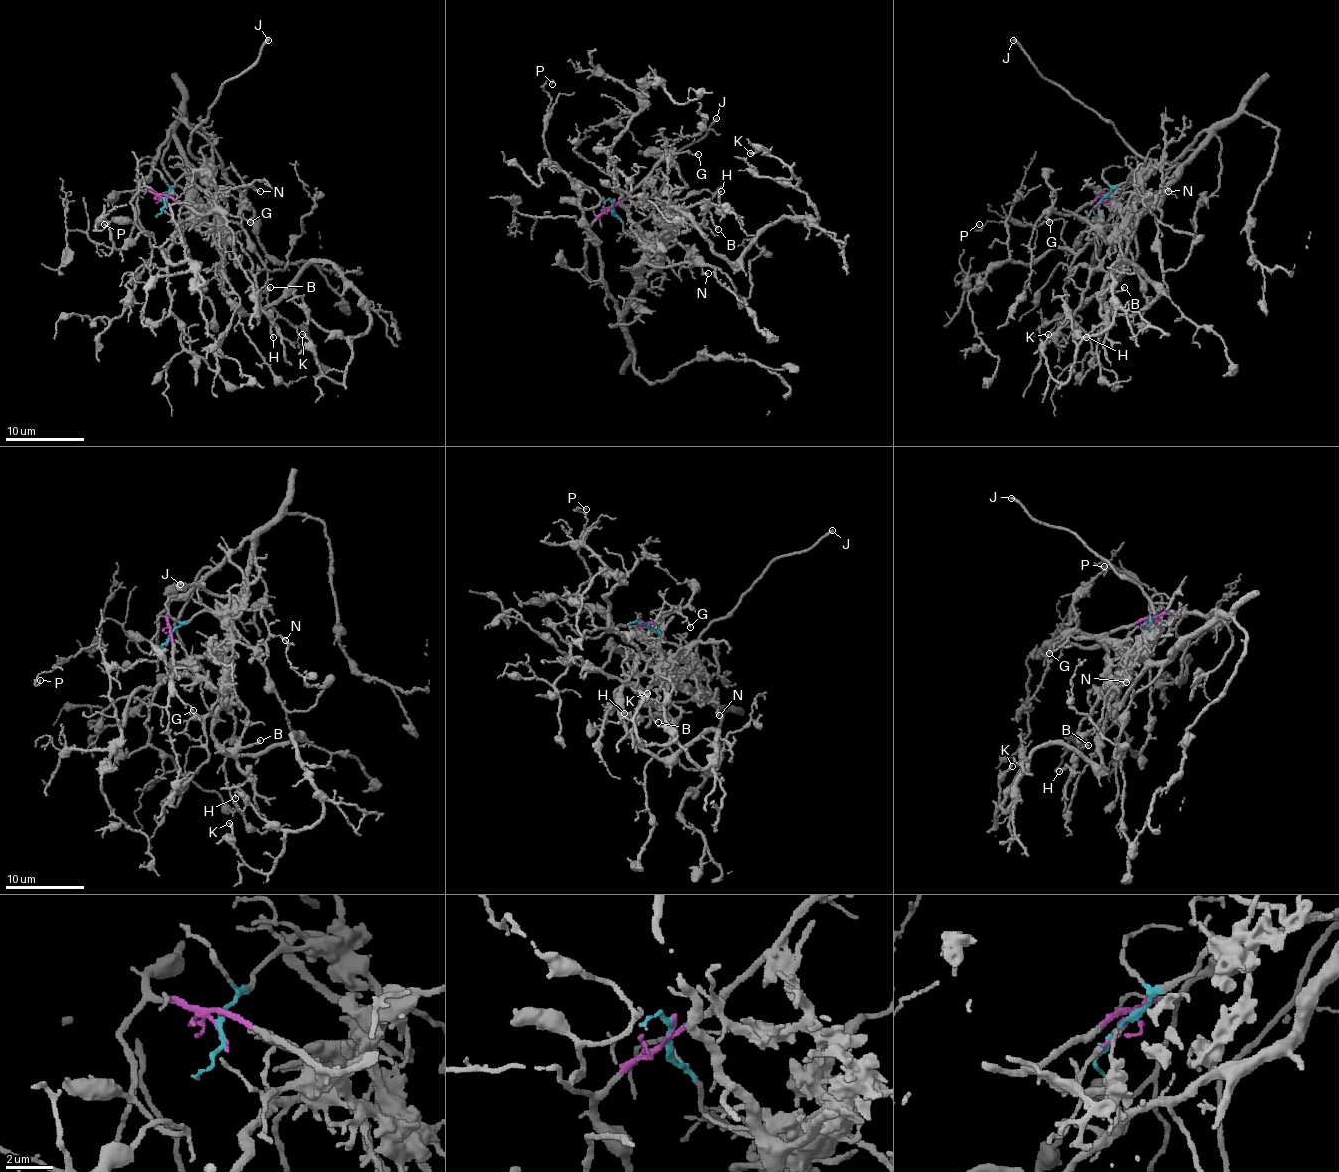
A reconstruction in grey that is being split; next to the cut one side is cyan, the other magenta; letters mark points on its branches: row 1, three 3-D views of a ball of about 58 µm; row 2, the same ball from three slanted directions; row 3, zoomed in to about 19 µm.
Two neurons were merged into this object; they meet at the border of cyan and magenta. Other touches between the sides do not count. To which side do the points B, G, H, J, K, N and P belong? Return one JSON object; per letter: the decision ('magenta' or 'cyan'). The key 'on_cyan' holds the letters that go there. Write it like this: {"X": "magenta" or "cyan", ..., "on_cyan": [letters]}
{"B": "cyan", "G": "magenta", "H": "cyan", "J": "cyan", "K": "magenta", "N": "cyan", "P": "magenta", "on_cyan": ["B", "H", "J", "N"]}

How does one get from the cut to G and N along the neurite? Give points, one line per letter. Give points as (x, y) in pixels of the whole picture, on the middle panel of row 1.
G: (612, 206), (667, 157), (685, 151), (699, 155)
N: (612, 206), (622, 228), (634, 238), (675, 239), (689, 257), (708, 273)

